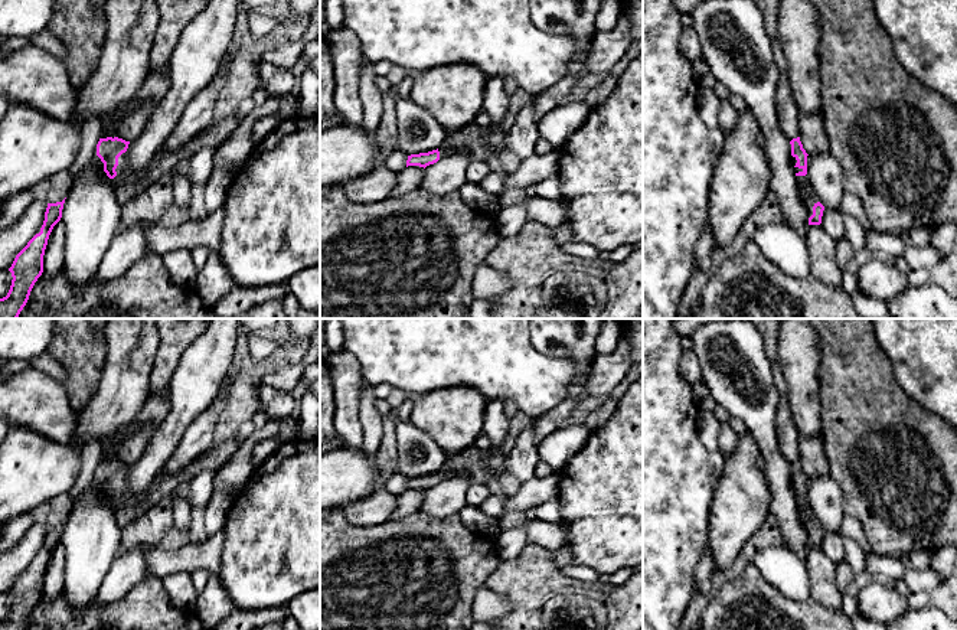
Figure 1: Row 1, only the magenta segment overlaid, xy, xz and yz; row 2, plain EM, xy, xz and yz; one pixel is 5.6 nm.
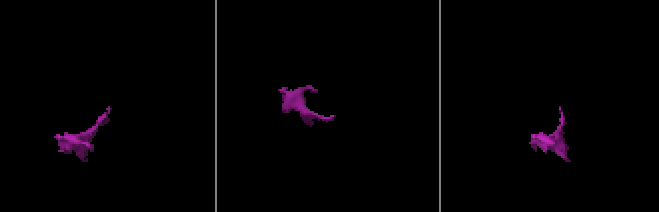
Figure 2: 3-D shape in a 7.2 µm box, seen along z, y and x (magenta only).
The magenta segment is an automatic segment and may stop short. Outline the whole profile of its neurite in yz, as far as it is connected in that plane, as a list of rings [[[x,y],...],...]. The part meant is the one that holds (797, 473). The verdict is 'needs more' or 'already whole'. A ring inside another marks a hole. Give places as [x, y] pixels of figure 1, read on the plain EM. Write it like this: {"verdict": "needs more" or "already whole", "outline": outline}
{"verdict": "needs more", "outline": [[[800,460],[793,461],[791,467],[791,484],[796,494],[797,513],[800,522],[807,529],[809,533],[809,548],[820,548],[824,529],[819,525],[819,519],[816,518],[813,509],[810,507],[807,499],[807,476],[803,471]]]}

